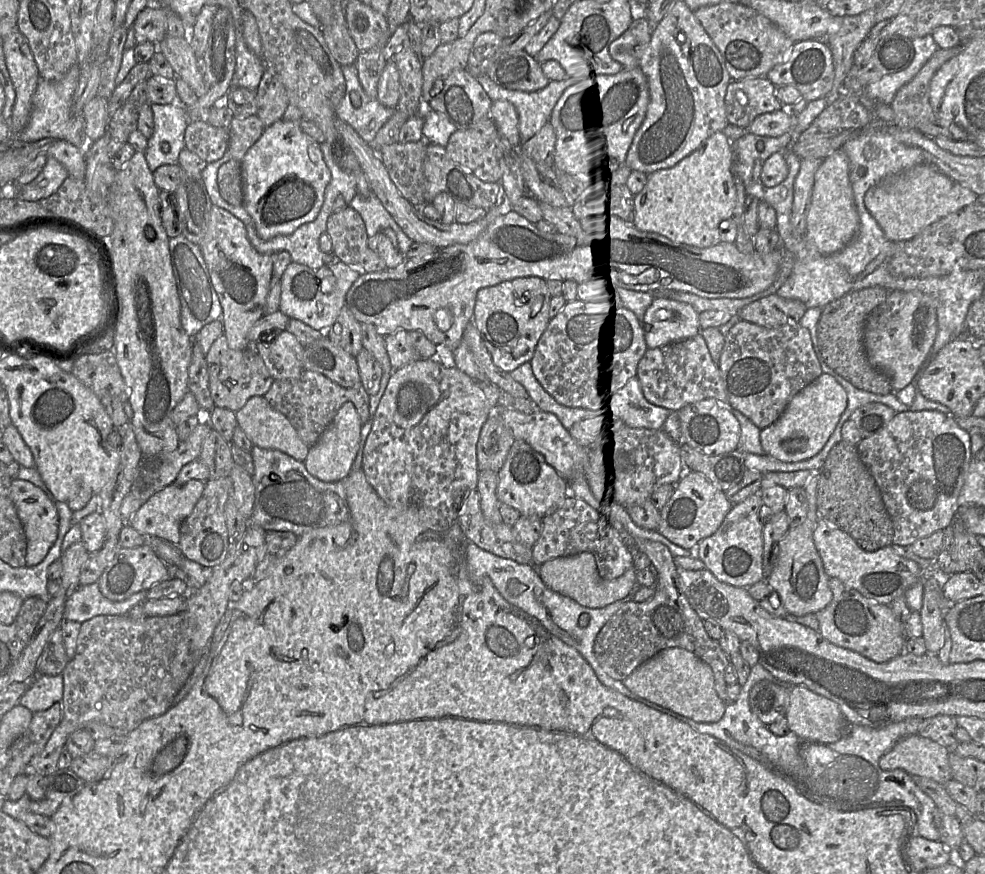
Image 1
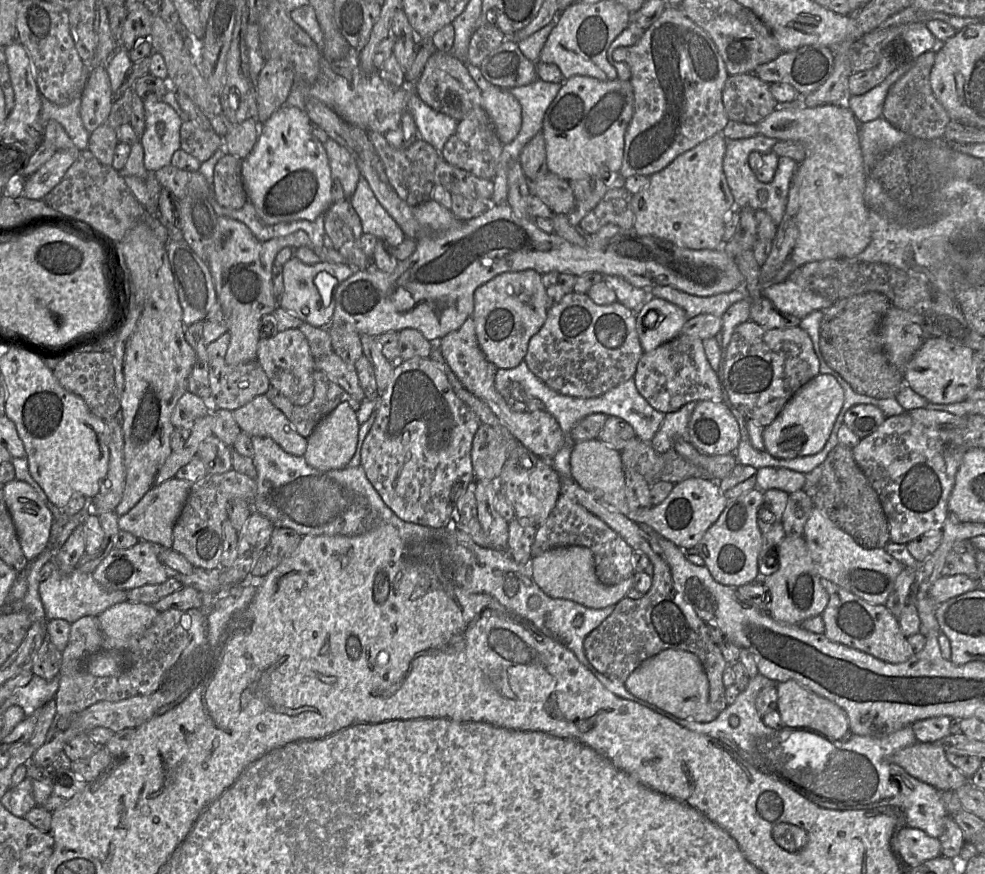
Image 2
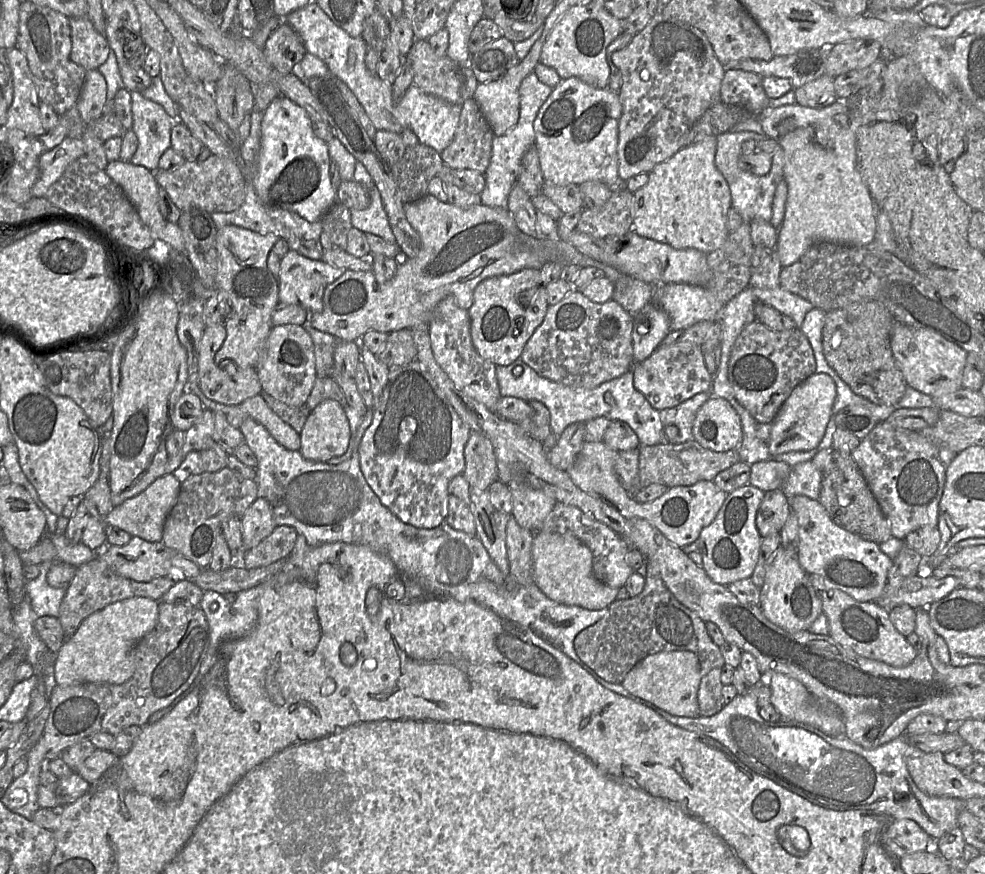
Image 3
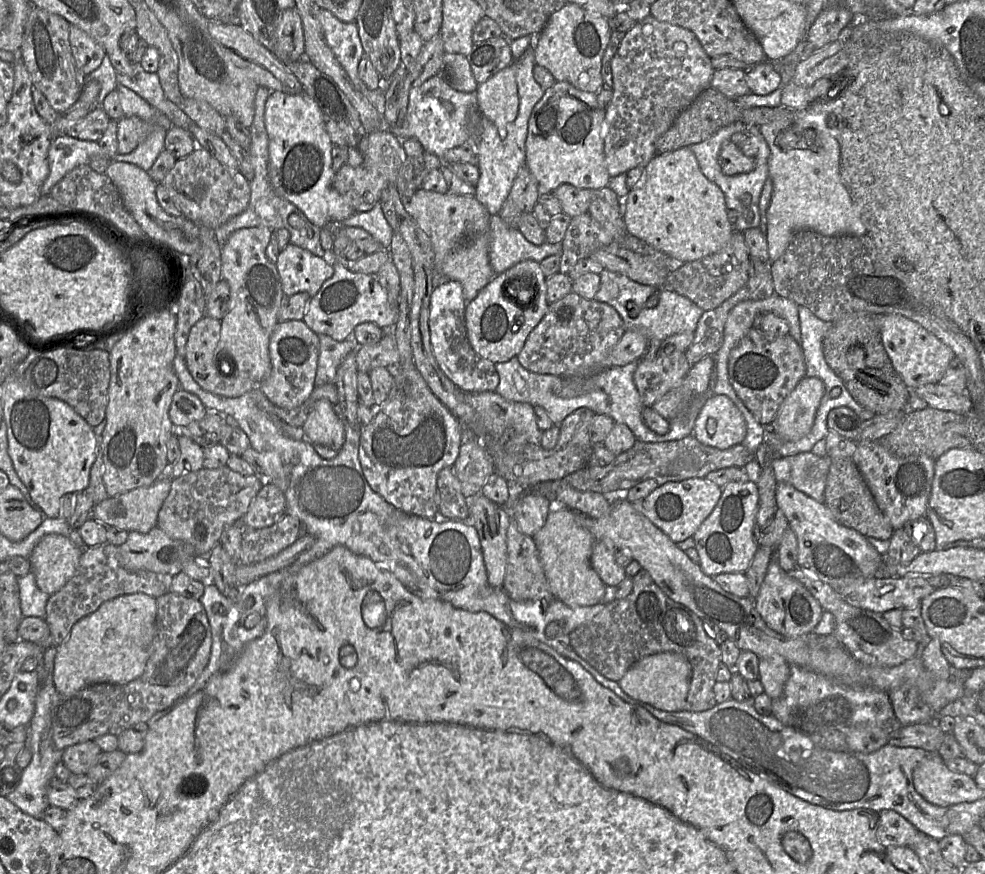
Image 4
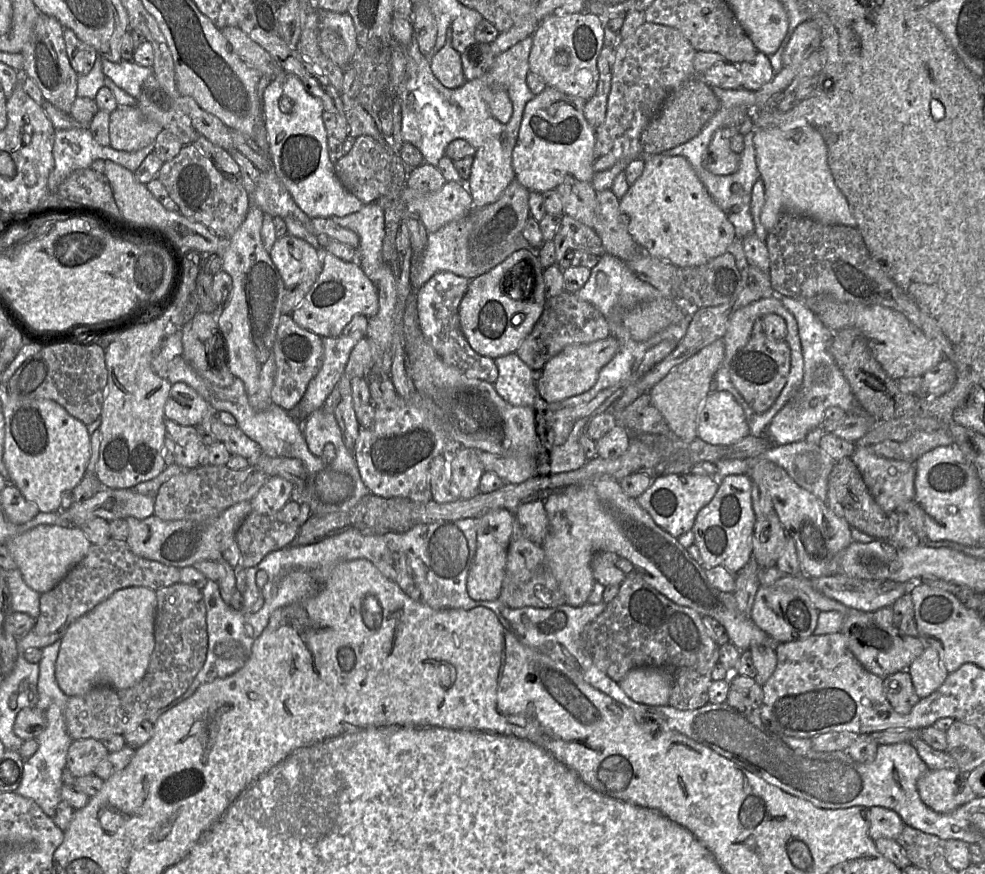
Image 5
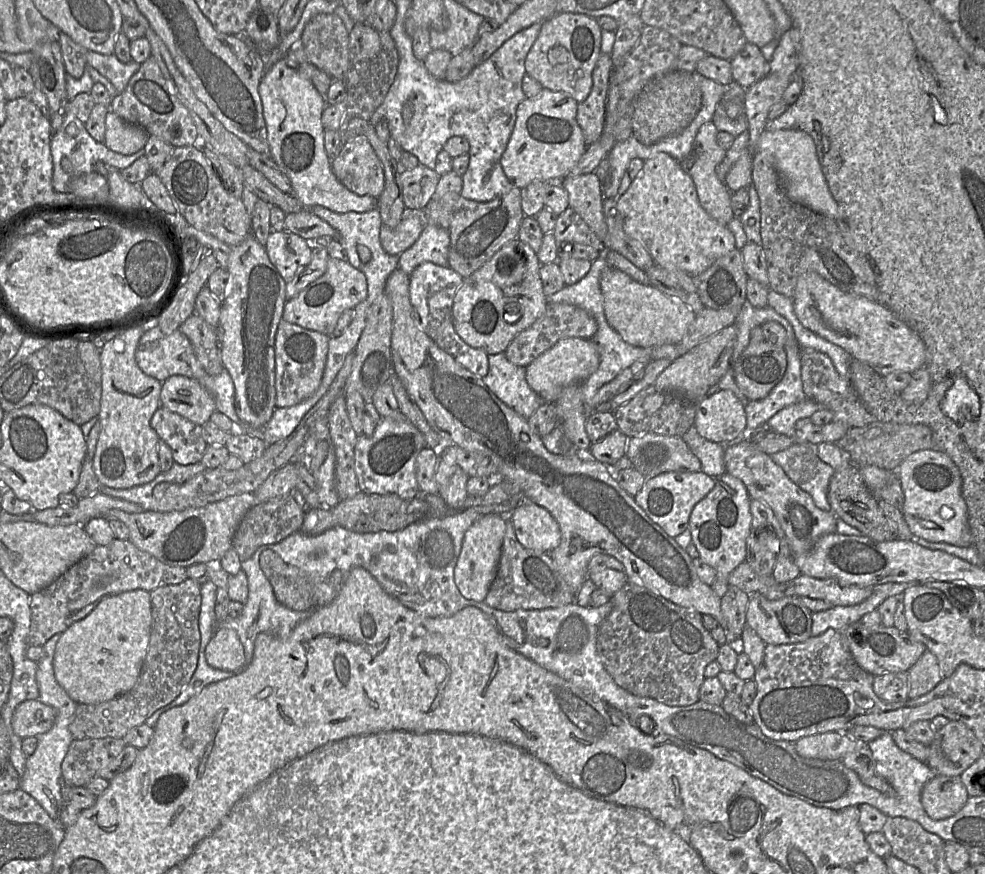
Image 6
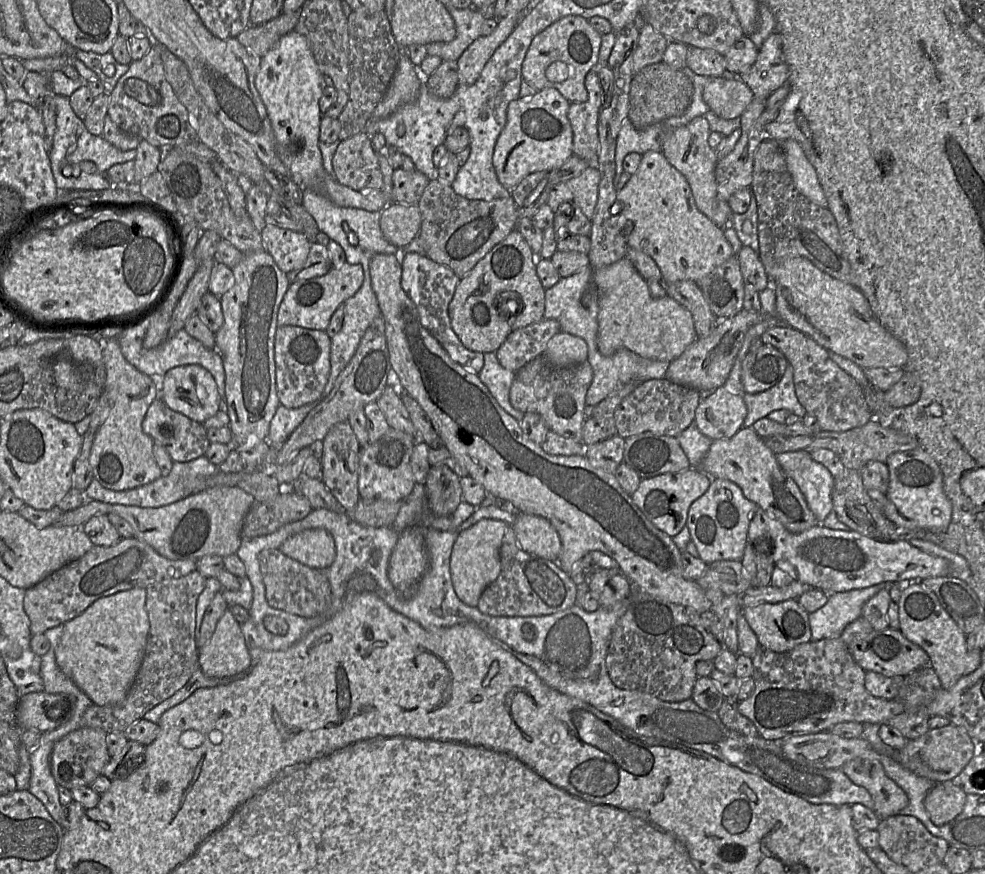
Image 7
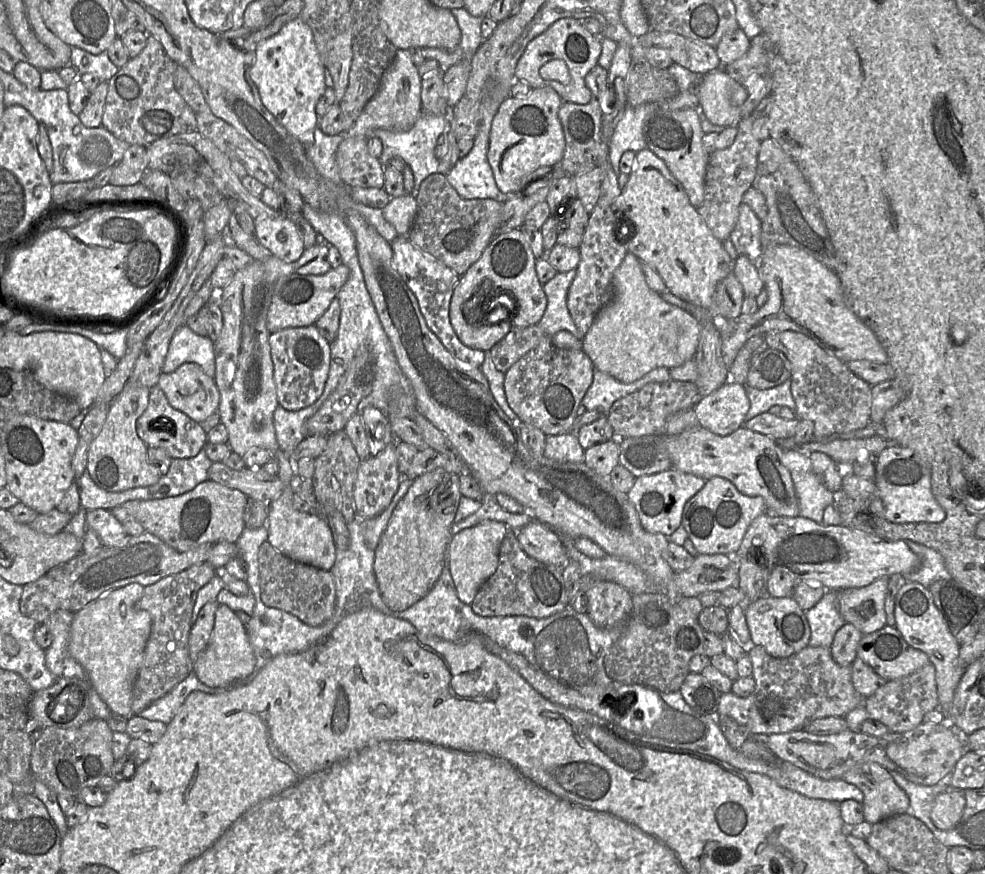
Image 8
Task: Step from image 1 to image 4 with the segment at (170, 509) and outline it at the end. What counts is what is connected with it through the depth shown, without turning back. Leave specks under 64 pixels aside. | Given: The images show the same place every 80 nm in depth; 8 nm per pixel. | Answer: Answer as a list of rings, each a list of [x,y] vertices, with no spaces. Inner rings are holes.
[[[161,478],[149,486],[108,497],[93,506],[91,518],[127,532],[148,533],[157,526],[158,513],[172,479],[175,478]]]

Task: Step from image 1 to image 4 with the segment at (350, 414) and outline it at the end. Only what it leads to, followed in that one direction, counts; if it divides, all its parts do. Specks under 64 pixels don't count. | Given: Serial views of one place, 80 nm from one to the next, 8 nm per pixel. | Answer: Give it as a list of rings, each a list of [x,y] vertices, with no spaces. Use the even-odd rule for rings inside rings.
[[[326,399],[316,402],[303,431],[305,439],[312,445],[319,444],[339,451],[345,442],[344,422]]]

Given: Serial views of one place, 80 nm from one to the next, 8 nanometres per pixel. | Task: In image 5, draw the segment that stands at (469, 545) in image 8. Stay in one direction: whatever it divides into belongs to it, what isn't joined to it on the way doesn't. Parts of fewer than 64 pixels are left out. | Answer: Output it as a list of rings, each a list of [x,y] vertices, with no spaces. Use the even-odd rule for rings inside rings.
[[[506,509],[489,511],[477,518],[477,549],[467,577],[467,592],[473,600],[496,600],[501,593],[514,515]]]

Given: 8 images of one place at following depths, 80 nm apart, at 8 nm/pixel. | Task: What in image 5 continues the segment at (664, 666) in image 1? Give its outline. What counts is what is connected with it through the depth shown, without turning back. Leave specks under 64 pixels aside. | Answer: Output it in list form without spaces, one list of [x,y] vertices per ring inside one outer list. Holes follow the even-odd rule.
[[[639,667],[630,670],[618,684],[636,702],[669,705],[673,676],[664,668]]]

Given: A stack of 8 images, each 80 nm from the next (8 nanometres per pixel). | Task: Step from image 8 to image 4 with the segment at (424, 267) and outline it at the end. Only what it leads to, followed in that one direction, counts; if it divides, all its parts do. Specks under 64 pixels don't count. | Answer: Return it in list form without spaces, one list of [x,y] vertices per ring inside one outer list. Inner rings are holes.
[[[445,280],[434,287],[430,297],[429,332],[433,355],[443,373],[462,391],[496,391],[499,375],[495,364],[479,356],[472,348],[465,326],[466,301],[459,282]]]

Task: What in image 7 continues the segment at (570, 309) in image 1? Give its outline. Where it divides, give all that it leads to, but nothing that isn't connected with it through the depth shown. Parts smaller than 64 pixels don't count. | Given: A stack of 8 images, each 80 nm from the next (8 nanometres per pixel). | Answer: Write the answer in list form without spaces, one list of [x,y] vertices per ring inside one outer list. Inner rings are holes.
[[[545,318],[519,328],[495,352],[497,359],[502,367],[516,373],[529,361],[543,355],[550,339],[559,332],[559,322]]]

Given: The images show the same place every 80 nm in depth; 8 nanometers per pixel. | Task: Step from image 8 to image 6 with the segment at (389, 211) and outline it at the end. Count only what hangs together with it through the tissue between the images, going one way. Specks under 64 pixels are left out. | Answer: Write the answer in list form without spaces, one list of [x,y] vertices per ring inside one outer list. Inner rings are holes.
[[[406,208],[400,223],[393,229],[382,224],[380,243],[387,254],[399,256],[415,243],[426,225],[421,211]]]

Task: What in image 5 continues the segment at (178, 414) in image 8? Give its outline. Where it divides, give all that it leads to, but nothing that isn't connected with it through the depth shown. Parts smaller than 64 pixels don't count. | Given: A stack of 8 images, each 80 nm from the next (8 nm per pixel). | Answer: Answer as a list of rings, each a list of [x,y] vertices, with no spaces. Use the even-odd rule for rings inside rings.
[[[165,418],[167,437],[175,443],[174,463],[184,469],[193,469],[201,465],[206,446],[194,426],[182,426]]]

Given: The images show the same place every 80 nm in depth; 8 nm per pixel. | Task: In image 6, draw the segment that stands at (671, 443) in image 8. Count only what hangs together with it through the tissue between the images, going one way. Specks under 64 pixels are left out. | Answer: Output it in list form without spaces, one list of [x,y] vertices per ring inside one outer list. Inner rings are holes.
[[[750,437],[725,445],[724,462],[726,473],[745,484],[751,499],[759,500],[771,508],[793,554],[805,555],[821,537],[836,533],[837,517],[833,512],[818,508],[812,497],[797,486],[770,455],[759,450]]]

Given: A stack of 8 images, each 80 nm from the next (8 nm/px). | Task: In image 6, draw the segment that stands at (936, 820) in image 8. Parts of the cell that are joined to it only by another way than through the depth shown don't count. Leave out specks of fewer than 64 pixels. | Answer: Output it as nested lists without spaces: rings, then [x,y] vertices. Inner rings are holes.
[[[936,774],[921,793],[922,806],[933,820],[944,820],[958,813],[969,799],[959,777]]]

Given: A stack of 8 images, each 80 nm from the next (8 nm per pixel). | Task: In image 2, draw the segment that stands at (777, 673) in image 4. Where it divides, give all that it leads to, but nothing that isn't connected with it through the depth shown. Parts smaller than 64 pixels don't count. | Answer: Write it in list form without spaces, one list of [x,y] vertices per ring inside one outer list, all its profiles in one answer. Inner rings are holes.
[[[794,680],[779,682],[776,685],[778,707],[784,727],[813,730],[830,740],[840,740],[846,737],[849,723],[845,712],[830,700],[823,698]]]

